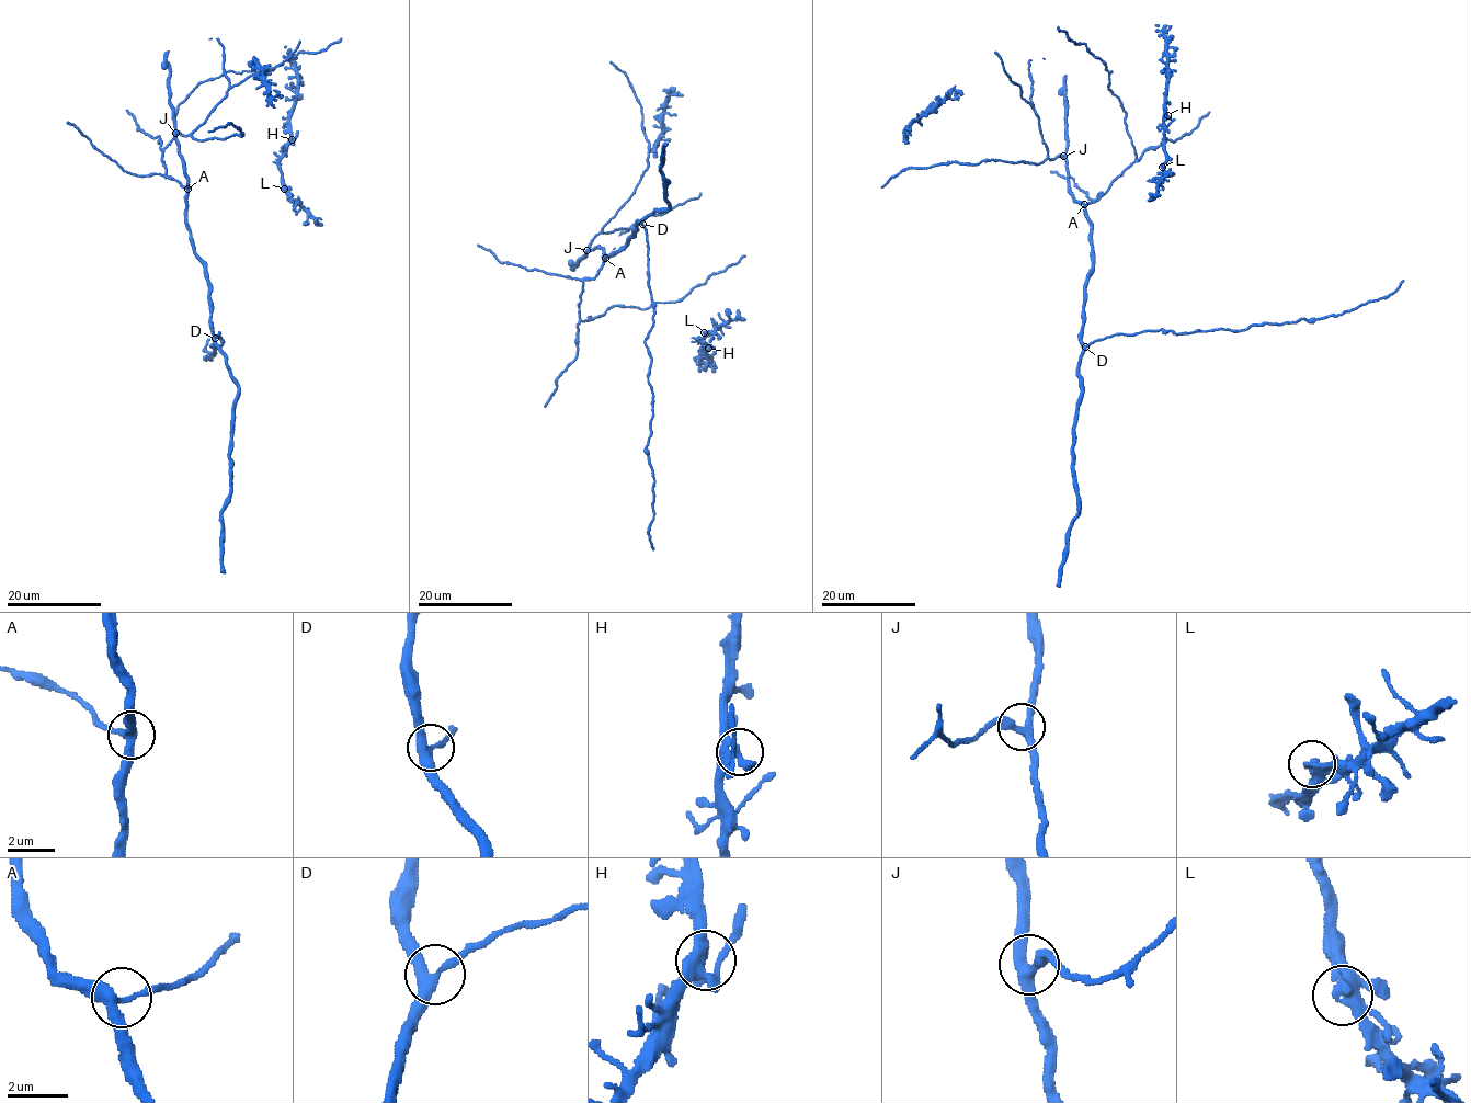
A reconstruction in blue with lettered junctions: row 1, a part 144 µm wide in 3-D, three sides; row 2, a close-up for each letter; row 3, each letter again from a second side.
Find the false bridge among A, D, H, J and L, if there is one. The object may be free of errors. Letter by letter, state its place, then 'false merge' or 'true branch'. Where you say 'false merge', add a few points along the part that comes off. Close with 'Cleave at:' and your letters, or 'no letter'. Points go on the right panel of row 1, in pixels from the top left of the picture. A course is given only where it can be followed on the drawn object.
A: at (1084, 204); true branch
D: at (1085, 347); true branch
H: at (1167, 115); true branch
J: at (1063, 156); true branch
L: at (1162, 167); true branch
Cleave at: no letter

